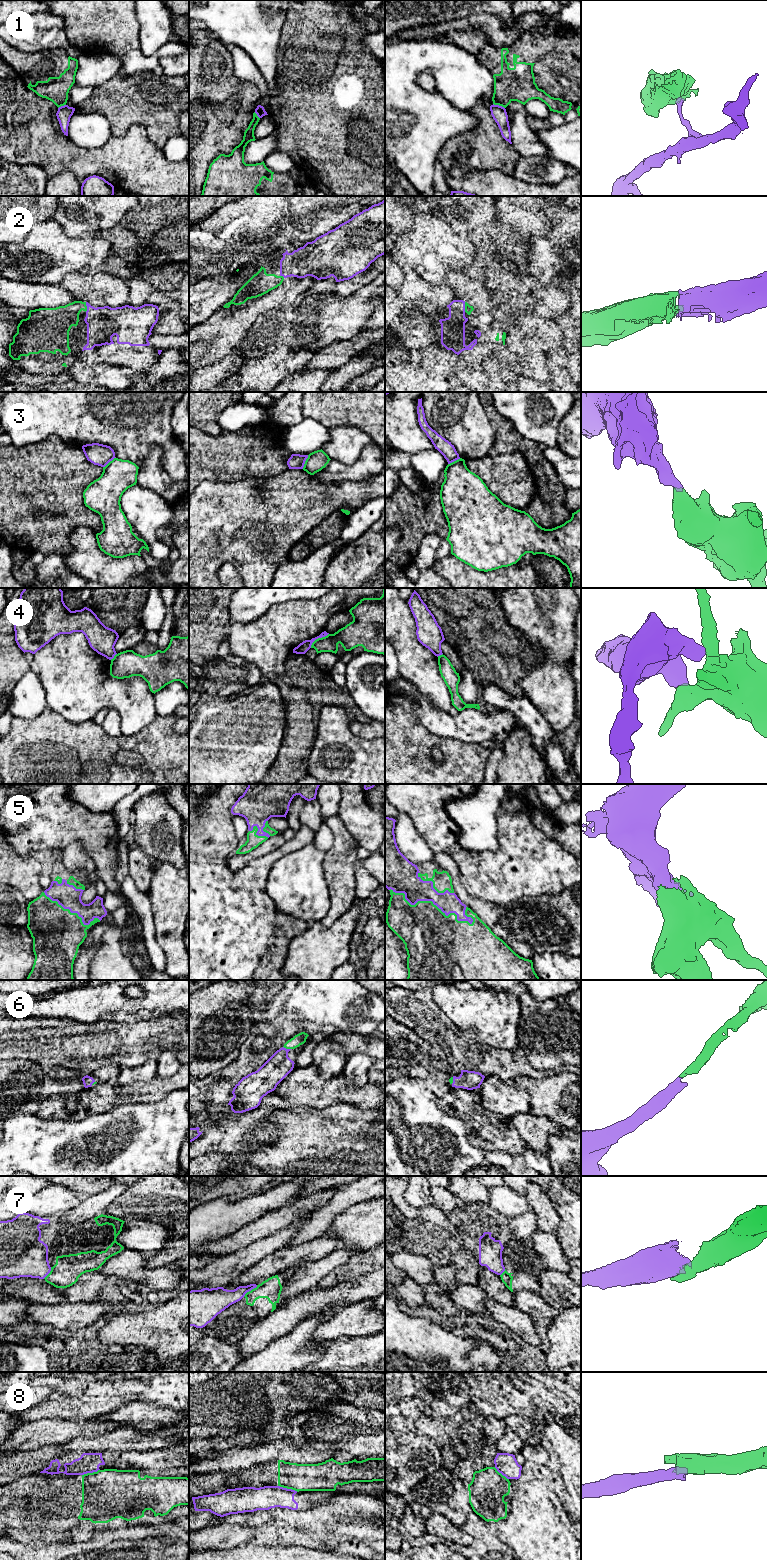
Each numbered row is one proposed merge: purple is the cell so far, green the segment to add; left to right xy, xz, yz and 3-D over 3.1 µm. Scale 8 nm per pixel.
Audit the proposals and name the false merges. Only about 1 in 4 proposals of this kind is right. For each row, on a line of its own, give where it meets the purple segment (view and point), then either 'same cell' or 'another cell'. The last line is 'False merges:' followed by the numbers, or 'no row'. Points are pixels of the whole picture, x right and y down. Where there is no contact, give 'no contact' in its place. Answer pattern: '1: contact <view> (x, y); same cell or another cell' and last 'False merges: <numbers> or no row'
1: contact yz (499, 106); another cell
2: contact xy (87, 307); same cell
3: contact xz (304, 462); another cell
4: contact xz (318, 637); another cell
5: contact yz (431, 900); same cell
6: contact xz (287, 1049); same cell
7: contact xz (250, 1290); another cell
8: contact xz (288, 1489); another cell
False merges: 1, 3, 4, 7, 8

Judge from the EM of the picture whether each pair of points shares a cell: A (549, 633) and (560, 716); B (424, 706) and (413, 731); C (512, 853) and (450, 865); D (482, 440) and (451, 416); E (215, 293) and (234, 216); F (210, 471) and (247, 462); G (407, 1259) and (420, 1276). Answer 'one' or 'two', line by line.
A: one
B: two
C: two
D: one
E: two
F: one
G: one

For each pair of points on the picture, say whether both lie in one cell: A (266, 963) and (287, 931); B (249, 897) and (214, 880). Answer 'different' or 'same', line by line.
A: same
B: same

